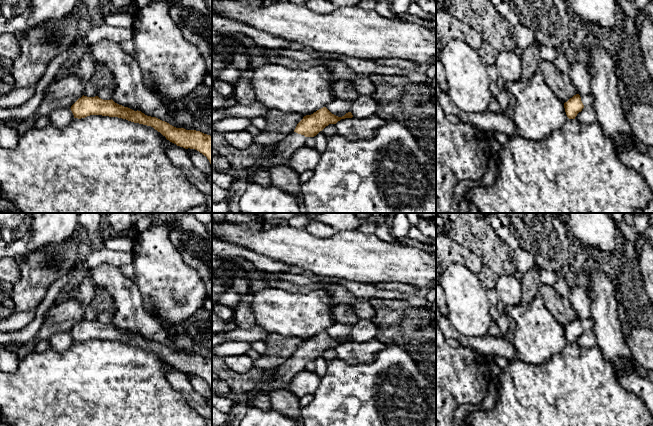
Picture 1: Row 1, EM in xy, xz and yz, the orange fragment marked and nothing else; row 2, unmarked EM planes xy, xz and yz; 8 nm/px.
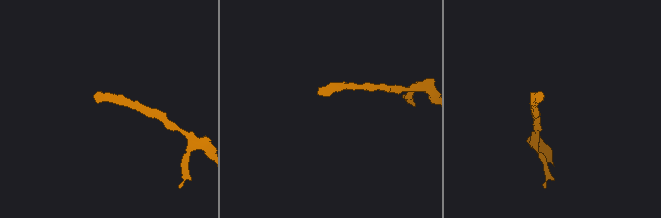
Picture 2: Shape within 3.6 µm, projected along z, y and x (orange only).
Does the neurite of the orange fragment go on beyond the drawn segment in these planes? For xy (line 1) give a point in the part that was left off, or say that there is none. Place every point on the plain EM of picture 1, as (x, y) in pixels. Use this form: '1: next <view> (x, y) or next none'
1: next none

